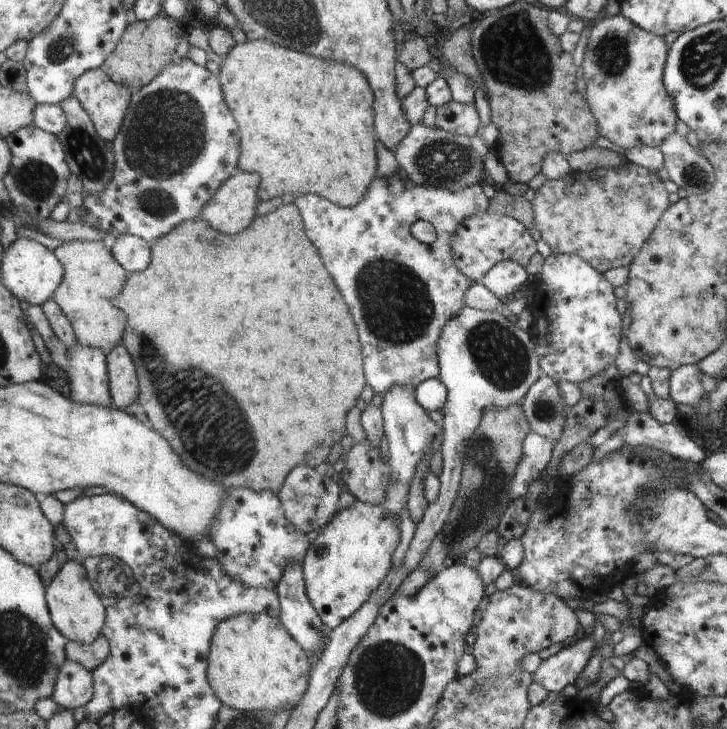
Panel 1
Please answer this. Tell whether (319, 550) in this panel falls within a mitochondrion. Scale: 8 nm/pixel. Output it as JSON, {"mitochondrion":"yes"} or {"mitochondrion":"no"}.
{"mitochondrion":"no"}

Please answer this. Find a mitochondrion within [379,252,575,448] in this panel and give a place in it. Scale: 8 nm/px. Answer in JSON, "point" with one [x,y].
{"point":[501,357]}

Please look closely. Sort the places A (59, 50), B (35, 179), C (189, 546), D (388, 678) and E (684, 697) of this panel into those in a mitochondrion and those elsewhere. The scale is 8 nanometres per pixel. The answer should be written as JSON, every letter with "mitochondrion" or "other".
{"A":"mitochondrion","B":"mitochondrion","C":"other","D":"mitochondrion","E":"other"}

